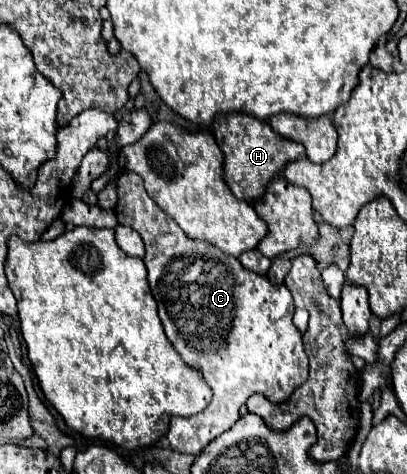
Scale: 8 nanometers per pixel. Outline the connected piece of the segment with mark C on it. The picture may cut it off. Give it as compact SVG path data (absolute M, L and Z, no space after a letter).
M123 170L117 178L117 206L119 224L137 230L145 242L145 266L149 272L149 286L159 304L159 318L165 334L181 358L199 370L203 380L213 390L213 398L205 410L189 418L171 418L167 440L173 450L181 454L199 454L213 438L227 432L239 420L239 408L251 394L265 394L271 402L285 402L293 390L309 376L309 362L303 352L301 332L293 324L293 298L285 286L273 286L265 276L247 270L237 258L229 258L219 248L191 240L179 230L173 218L155 206L139 174Z

